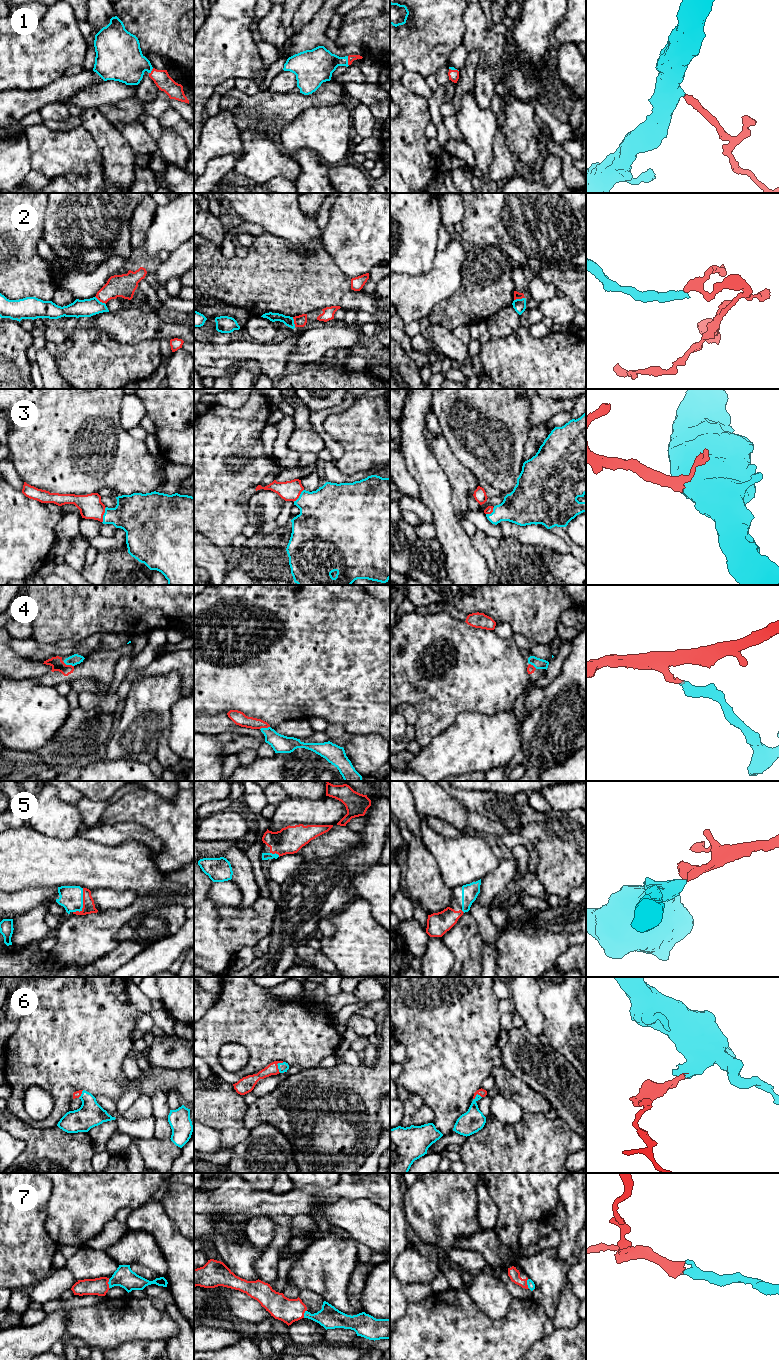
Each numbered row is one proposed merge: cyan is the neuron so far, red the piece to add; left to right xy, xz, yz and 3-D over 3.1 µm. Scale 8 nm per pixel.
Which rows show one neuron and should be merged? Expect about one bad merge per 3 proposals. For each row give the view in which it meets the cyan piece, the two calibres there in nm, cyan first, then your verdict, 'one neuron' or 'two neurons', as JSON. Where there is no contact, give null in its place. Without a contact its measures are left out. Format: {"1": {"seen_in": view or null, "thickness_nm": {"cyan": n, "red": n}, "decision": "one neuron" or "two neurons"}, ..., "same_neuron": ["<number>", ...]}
{"1": {"seen_in": "xz", "thickness_nm": {"cyan": 280, "red": 60}, "decision": "one neuron"}, "2": {"seen_in": "xy", "thickness_nm": {"cyan": 140, "red": 180}, "decision": "two neurons"}, "3": {"seen_in": "xy", "thickness_nm": {"cyan": 320, "red": 190}, "decision": "one neuron"}, "4": {"seen_in": "xy", "thickness_nm": {"cyan": 90, "red": 100}, "decision": "one neuron"}, "5": {"seen_in": "xy", "thickness_nm": {"cyan": 190, "red": 100}, "decision": "one neuron"}, "6": {"seen_in": "xz", "thickness_nm": {"cyan": 80, "red": 100}, "decision": "one neuron"}, "7": {"seen_in": "yz", "thickness_nm": {"cyan": 60, "red": 90}, "decision": "one neuron"}, "same_neuron": ["1", "3", "4", "5", "6", "7"]}

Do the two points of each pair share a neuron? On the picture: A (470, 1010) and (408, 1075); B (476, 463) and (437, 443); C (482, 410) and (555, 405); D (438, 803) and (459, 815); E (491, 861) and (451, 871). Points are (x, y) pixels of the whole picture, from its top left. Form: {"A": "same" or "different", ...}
{"A": "same", "B": "different", "C": "different", "D": "same", "E": "same"}

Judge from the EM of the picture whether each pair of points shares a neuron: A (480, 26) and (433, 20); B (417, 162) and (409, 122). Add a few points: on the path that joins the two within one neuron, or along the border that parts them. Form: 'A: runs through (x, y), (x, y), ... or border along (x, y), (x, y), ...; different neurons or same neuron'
A: border along (466, 10), (463, 16), (465, 33), (462, 43); different neurons
B: runs through (412, 152), (409, 132); same neuron

